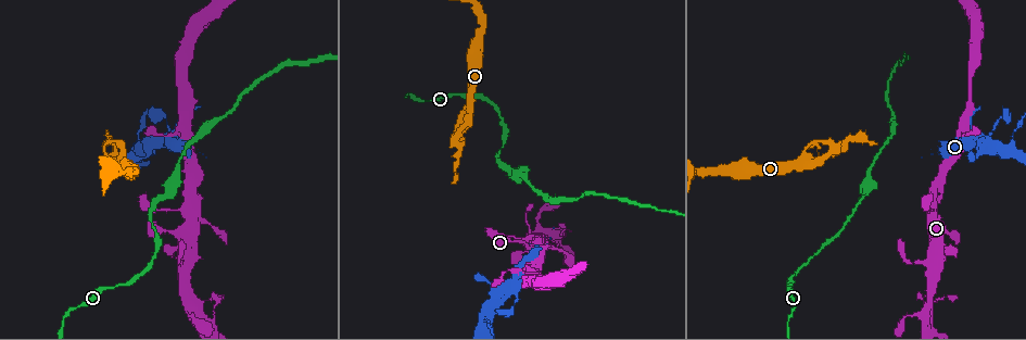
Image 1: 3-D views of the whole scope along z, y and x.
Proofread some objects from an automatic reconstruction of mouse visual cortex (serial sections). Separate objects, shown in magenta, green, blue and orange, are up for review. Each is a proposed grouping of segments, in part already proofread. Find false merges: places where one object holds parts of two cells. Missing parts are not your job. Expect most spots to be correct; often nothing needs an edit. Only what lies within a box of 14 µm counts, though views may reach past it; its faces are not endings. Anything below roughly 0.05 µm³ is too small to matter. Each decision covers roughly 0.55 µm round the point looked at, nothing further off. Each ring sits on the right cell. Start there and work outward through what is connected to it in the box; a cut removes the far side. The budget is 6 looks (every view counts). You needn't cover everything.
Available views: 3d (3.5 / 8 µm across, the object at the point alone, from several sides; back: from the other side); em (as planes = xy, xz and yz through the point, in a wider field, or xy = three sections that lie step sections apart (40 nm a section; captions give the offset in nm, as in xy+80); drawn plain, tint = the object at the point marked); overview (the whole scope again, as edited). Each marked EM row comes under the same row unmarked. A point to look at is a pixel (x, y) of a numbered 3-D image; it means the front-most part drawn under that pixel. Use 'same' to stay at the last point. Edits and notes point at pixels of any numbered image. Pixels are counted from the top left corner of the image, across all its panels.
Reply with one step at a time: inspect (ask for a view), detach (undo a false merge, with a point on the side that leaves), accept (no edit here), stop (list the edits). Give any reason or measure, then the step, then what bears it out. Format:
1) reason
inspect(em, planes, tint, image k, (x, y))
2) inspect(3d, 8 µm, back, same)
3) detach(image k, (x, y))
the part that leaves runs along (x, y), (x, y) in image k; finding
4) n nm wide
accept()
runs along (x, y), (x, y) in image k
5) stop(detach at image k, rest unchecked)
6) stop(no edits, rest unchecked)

inspect(3d, 3.5 µm, image 1, (178, 233))

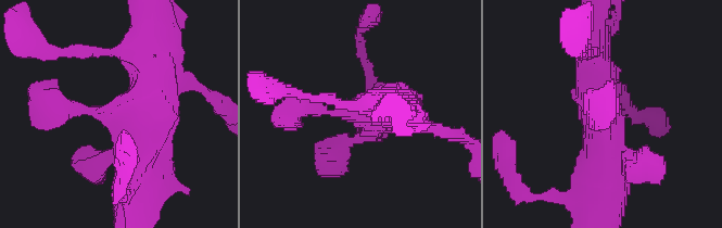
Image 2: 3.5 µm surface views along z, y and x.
3 arms; arms of 250, 500, 500 nm
inspect(em, xy, step 3, tint, image 2, (364, 115))

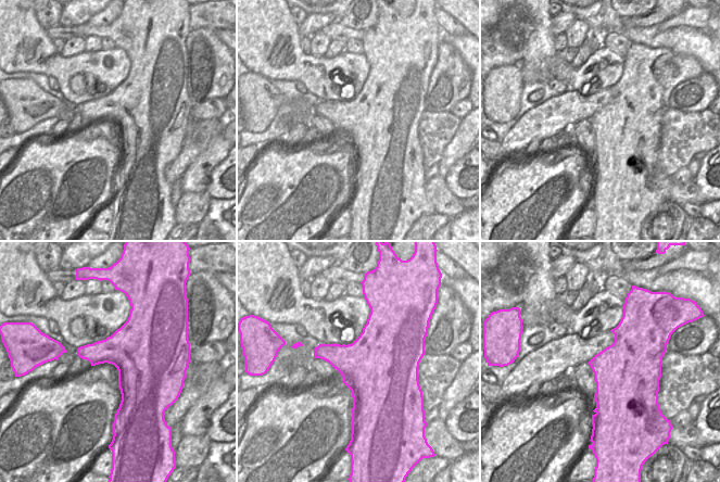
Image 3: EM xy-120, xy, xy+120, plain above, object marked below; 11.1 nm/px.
inspect(em, xy, step 2, tint, same)

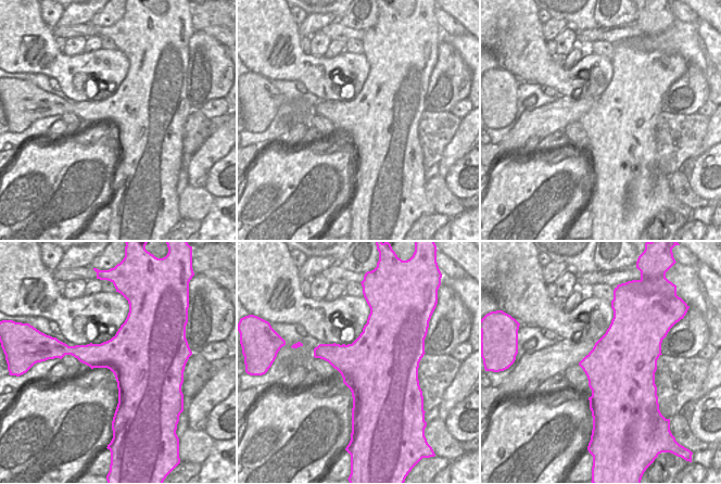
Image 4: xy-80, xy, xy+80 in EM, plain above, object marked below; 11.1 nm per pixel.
accept()
one cell here

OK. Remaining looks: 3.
thin neck
inspect(3d, 3.5 µm, image 1, (144, 159))

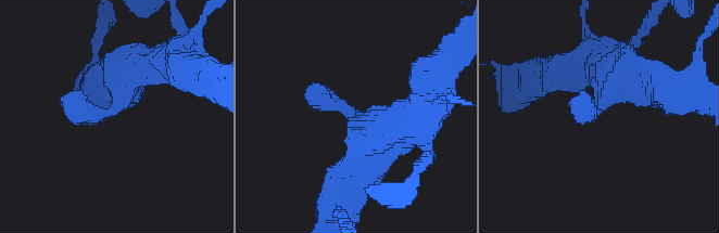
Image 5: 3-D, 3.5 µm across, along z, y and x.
need the tissue
inspect(em, xy, step 5, tint, image 5, (111, 113))

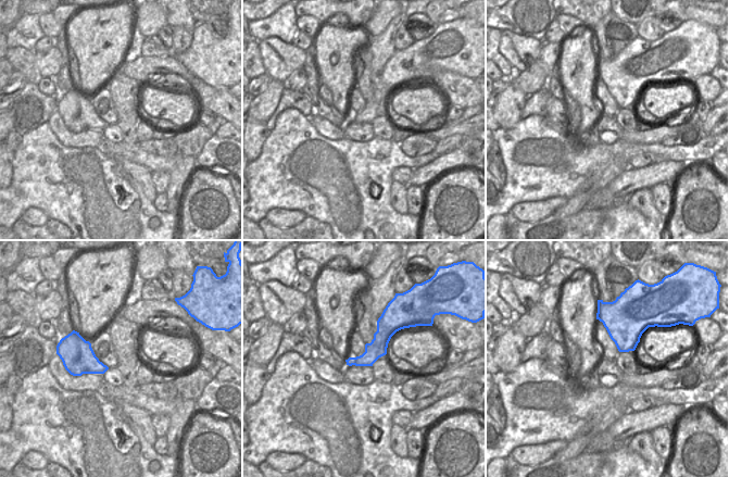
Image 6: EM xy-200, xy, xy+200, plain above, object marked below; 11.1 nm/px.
accept()
one cell here

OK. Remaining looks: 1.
stop(no edits, rest unchecked)

